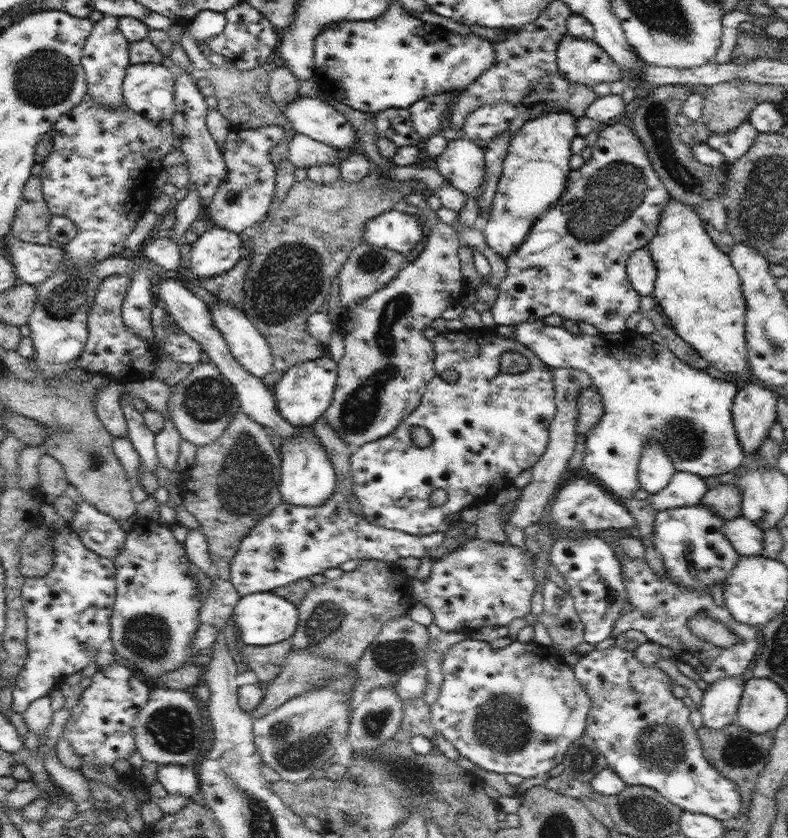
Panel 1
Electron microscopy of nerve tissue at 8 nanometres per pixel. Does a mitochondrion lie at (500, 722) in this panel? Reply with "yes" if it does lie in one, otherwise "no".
yes

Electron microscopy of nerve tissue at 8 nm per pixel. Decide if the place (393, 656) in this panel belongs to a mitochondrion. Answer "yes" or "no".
yes

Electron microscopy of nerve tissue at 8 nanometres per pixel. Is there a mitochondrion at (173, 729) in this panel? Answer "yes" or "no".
yes

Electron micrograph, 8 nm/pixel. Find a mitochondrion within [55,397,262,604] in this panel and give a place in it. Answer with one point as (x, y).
(93, 456)

